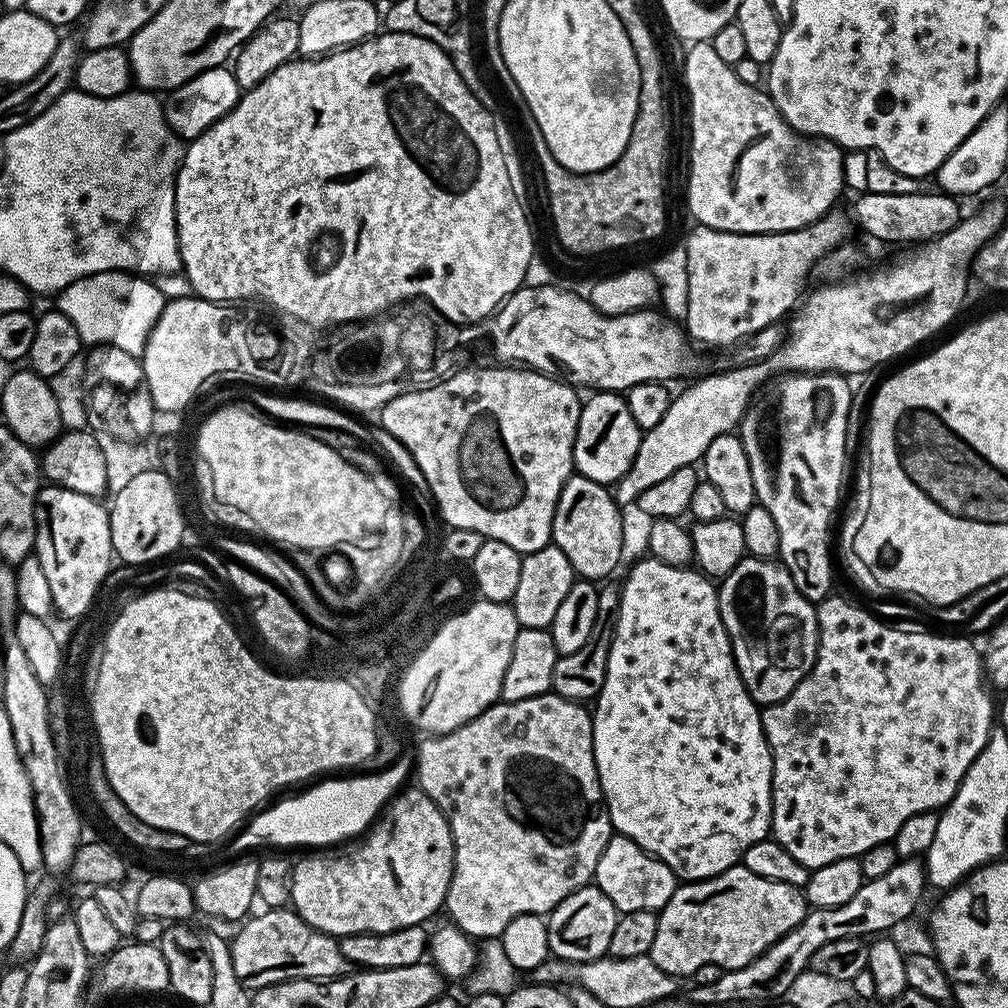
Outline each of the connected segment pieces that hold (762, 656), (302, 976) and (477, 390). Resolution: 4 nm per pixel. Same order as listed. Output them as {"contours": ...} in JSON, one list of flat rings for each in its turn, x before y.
{"contours":[[[745,555,734,570,718,584,720,613,726,626,726,634,732,643,732,653,738,666,738,674,758,706,777,704,787,698,796,689,798,682,816,661,816,647,820,644,820,623,816,620,814,604,799,593,794,586,794,578,785,570,783,564,775,559,759,560,756,556]],[[269,908,249,915,239,925,230,945,234,974,248,990,281,984,287,980,335,980,350,972,348,960,342,954,337,937,314,930,295,910]],[[495,366,496,368,466,368,461,367,453,371,436,383,428,387,416,389,413,392,396,397,381,408,378,412,379,427,386,429,418,462,418,470,426,478,426,482,432,491,432,499,435,507,440,507,444,520,452,528,462,530,478,530,487,539,497,539,498,542,506,542,514,550,521,554,527,554,534,550,542,550,547,544,552,543,552,527,554,526,554,510,558,498,562,494,562,486,574,475,574,438,578,430,578,418,582,407,582,396,573,385,556,379,555,376,547,376,544,372,533,371,525,366]]]}

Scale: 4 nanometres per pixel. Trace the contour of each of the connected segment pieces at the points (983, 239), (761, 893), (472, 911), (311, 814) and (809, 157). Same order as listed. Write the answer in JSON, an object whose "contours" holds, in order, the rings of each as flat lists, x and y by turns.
{"contours":[[[984,204,973,216,965,215,960,223,946,234,909,251,912,252,909,256,898,257,893,264,888,264,885,268,874,269,869,276,824,282,821,288,814,289,812,293,809,291,808,301,806,296,803,303,791,313,786,324,784,343,769,360,760,360,757,364,728,366,725,372,704,376,701,380,694,381,689,388,682,389,680,393,677,391,673,395,670,410,666,410,658,426,647,429,641,435,638,454,630,470,626,470,624,477,616,481,616,503,621,506,635,504,642,490,654,486,654,482,662,482,662,478,674,474,674,470,691,468,697,462,703,461,706,446,710,446,714,438,727,432,735,433,739,429,740,419,744,417,745,410,761,391,762,386,773,379,774,374,835,372,845,378,853,378,852,376,858,375,859,372,868,372,871,368,894,359,895,356,906,355,911,348,918,347,923,340,928,340,935,332,942,331,959,314,960,307,964,304,964,295,968,292,968,276,970,280,970,265,977,253,1000,233,1005,224,1002,205]],[[742,866,705,880,684,882,658,913,658,931,650,953,654,966,677,978,695,977,698,966,717,964,722,970,741,968,778,938,790,934,810,910,801,889,786,882,758,878]],[[551,691,534,698,522,698,522,702,497,702,491,704,478,718,458,726,458,730,443,734,432,734,420,744,414,760,414,772,420,775,418,787,442,810,446,822,450,826,450,834,454,842,454,866,448,893,444,899,444,908,448,912,447,919,462,929,468,936,477,941,498,938,518,918,518,914,534,914,544,916,552,912,574,890,587,888,593,883,598,866,598,858,602,858,602,850,606,850,606,842,614,835,614,829,608,817,608,807,604,805,602,786,598,778,598,770,594,762,594,746,592,745,592,714,583,703,568,700]],[[399,758,388,768,373,771,373,776,352,774,349,775,352,776,349,780,324,778,316,782,321,784,313,783,313,788,301,796,292,796,289,800,277,799,273,808,265,807,257,811,243,825,239,833,240,854,247,853,251,848,260,848,263,844,277,844,280,847,277,849,280,850,296,848,299,844,305,844,305,849,308,850,323,850,367,833,385,805,405,787,404,779,407,778,408,772,410,776,410,764,405,760]],[[696,42,691,45,692,48,684,56,684,84,688,87,688,100,692,103,692,169,688,172,688,208,692,211,692,216,696,219,695,223,697,225,713,228,714,230,726,230,727,232,741,232,742,234,770,234,771,232,793,232,799,228,805,228,810,226,814,221,820,220,830,211,833,211,837,207,836,199,840,196,840,191,845,191,846,185,844,182,844,158,845,153,842,149,829,140,822,140,819,138,805,138,800,135,800,133,793,130,790,125,782,118,782,114,774,106,774,102,768,97,767,91,763,87,747,84,742,82,742,78,738,78,735,67,726,62,722,62,722,58,718,58,718,53,714,51,714,46,710,42]]]}

